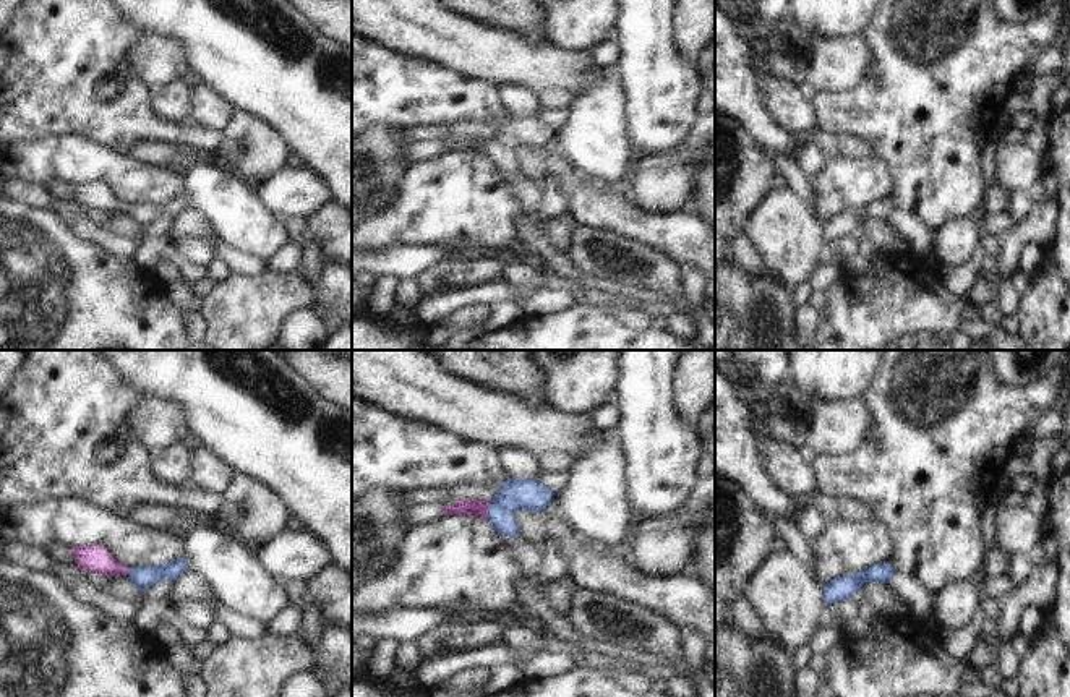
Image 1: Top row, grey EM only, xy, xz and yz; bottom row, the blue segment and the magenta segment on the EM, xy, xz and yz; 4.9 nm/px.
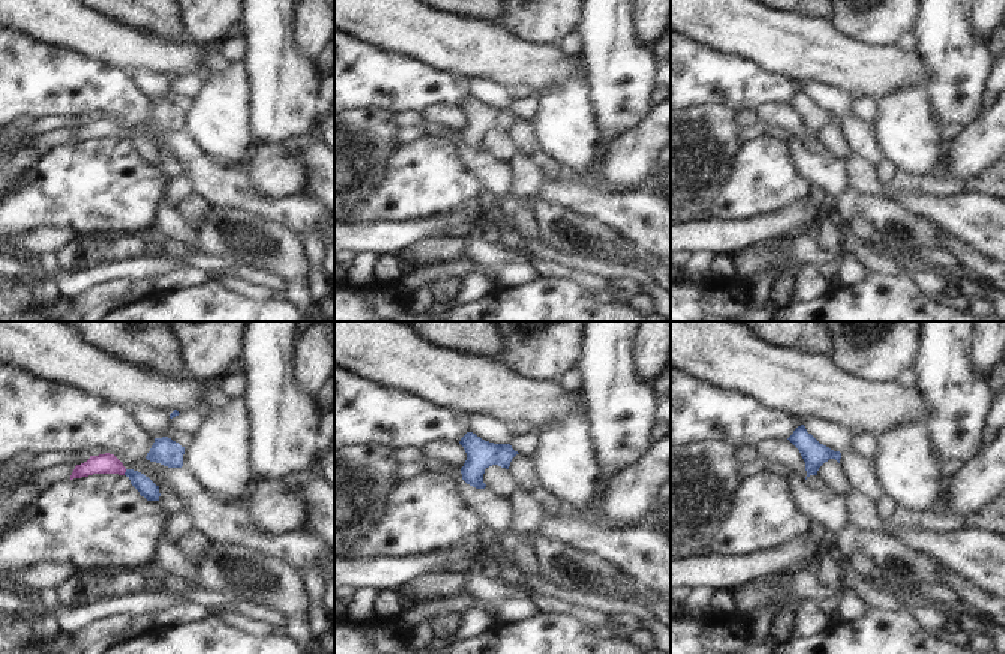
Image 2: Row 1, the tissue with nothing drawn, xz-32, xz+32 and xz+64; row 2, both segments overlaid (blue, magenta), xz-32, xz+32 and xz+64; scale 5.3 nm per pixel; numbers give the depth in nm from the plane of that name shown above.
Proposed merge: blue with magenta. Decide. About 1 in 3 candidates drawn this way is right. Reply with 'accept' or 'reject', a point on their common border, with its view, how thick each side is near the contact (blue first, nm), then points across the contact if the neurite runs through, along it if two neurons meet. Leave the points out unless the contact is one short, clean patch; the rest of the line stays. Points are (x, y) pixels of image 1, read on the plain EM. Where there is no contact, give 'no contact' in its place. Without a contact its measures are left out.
accept; contact xz (488, 148); calibres 150 and 80 nm; way xz (532, 132), (488, 148), (462, 143)

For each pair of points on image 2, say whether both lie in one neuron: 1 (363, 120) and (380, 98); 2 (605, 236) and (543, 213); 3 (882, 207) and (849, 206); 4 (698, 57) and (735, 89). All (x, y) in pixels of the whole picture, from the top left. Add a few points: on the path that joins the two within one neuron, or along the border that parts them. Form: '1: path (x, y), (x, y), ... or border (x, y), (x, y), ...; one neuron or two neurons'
1: border (350, 110), (389, 110), (393, 113); two neurons
2: path (590, 236), (579, 230), (570, 230), (558, 218); one neuron
3: path (875, 207), (857, 206); one neuron
4: path (707, 66), (719, 78), (726, 80); one neuron

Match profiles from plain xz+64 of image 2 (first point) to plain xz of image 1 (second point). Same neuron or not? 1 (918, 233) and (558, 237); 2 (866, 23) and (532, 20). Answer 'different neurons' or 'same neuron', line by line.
1: different neurons
2: different neurons

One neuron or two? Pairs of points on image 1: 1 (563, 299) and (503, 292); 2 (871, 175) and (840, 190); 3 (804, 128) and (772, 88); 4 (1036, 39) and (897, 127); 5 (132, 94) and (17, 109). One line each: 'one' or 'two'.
1: two
2: one
3: one
4: one
5: one

